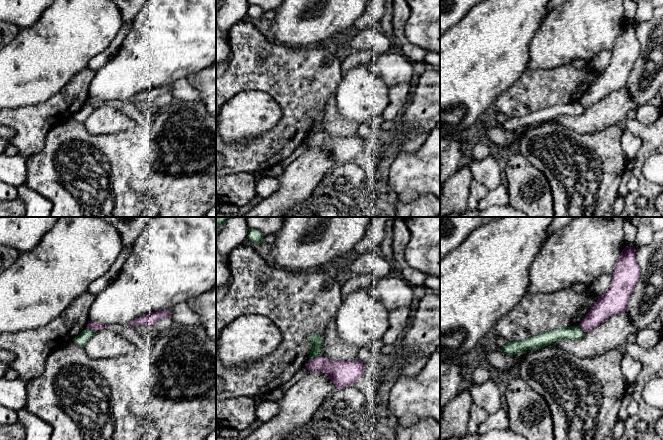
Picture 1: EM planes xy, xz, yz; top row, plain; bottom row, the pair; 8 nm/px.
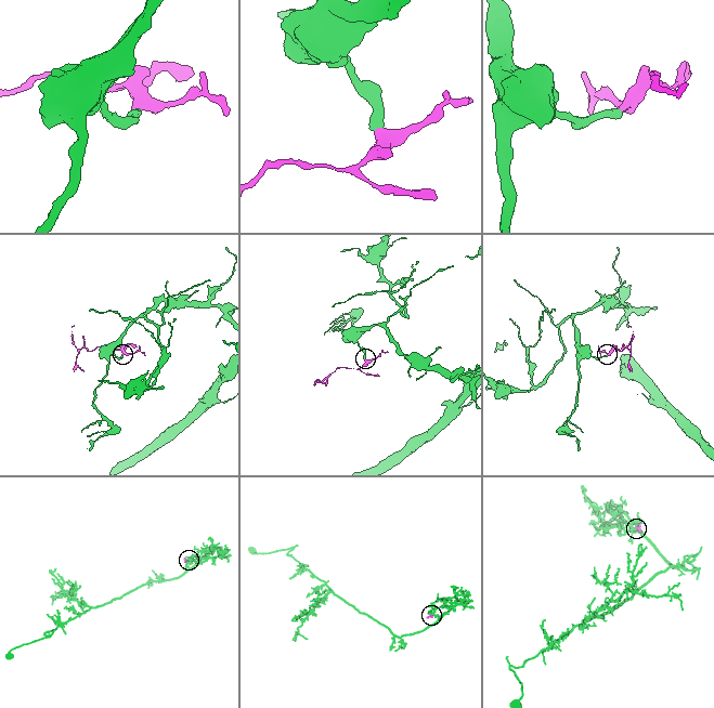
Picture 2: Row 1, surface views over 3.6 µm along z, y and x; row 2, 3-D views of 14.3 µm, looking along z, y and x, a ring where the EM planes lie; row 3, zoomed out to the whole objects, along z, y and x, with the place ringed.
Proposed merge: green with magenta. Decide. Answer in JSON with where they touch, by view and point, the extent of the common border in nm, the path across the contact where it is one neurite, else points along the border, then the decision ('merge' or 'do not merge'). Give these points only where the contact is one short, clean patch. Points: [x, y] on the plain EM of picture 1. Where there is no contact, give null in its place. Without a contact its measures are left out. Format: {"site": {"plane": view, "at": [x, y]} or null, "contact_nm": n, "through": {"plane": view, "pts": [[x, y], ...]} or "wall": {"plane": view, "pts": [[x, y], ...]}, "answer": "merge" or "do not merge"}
{"site": {"plane": "xz", "at": [314, 133]}, "contact_nm": 120, "wall": {"plane": "xz", "pts": [[320, 131], [308, 137]]}, "answer": "do not merge"}

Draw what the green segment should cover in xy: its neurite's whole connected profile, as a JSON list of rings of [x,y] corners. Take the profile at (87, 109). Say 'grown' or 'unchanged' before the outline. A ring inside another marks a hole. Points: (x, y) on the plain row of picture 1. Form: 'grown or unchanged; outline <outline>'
unchanged; outline [[[86,103],[77,113],[75,113],[72,117],[79,121],[84,123],[85,120],[91,113],[95,110],[96,107]]]

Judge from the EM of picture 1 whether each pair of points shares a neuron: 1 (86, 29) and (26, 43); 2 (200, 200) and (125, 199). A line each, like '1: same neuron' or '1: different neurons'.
1: same neuron
2: different neurons

